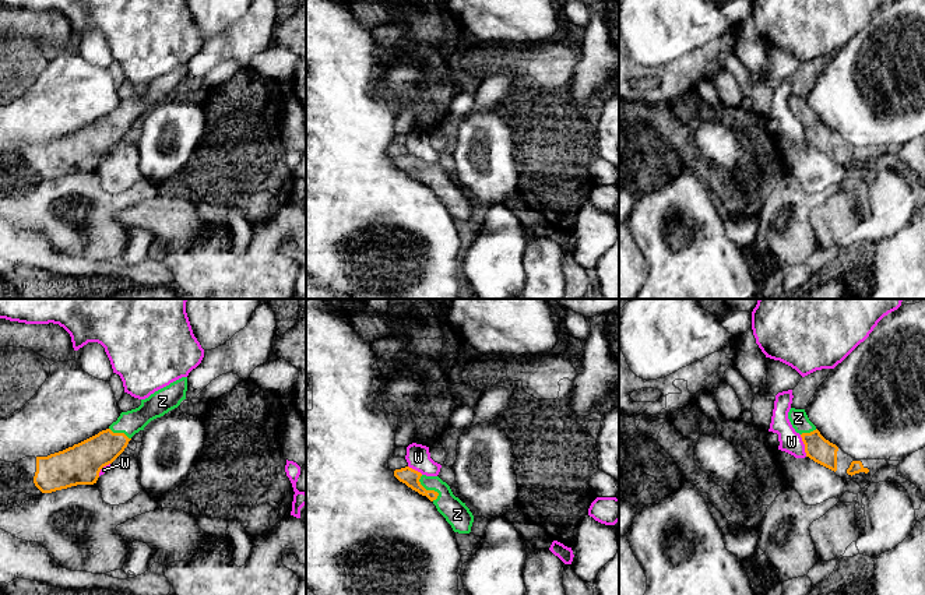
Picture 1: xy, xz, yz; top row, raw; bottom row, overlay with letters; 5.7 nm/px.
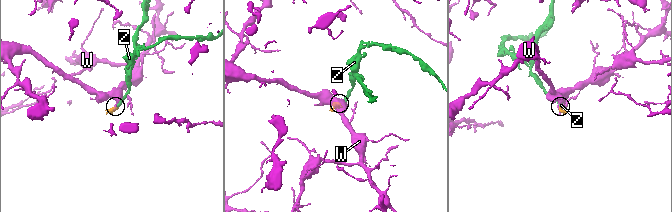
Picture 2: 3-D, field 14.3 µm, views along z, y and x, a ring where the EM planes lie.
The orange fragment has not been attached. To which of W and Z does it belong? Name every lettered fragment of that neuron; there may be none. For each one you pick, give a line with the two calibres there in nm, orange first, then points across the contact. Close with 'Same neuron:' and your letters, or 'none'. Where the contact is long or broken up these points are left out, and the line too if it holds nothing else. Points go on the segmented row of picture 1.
Z: 100/150 nm | across xz (407, 475), (429, 490), (457, 514)
Same neuron: Z

